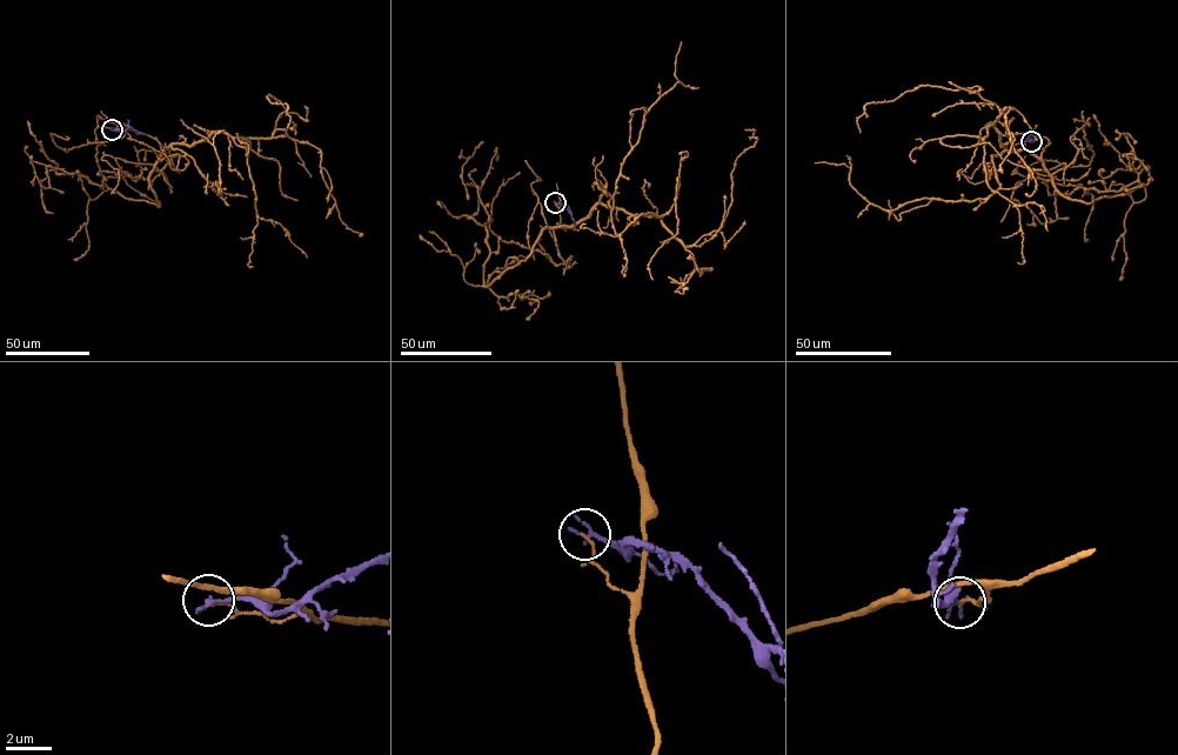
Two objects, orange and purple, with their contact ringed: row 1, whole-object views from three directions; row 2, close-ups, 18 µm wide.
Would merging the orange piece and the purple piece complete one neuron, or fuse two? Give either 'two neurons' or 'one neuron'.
two neurons

